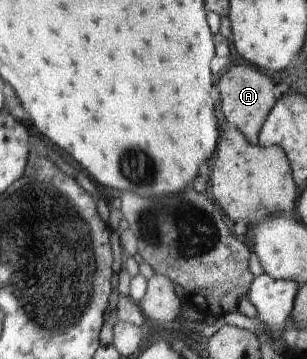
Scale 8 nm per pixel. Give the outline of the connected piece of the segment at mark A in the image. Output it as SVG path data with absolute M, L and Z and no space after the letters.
M233 65L227 67L227 72L219 79L219 91L221 98L221 111L223 111L229 126L243 132L249 143L259 143L259 131L269 115L269 111L275 107L277 99L273 91L277 88L271 78L249 65Z

